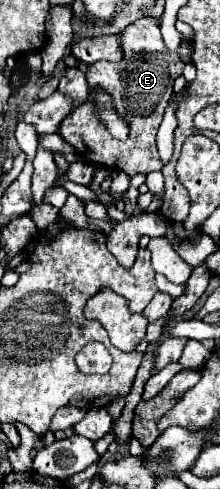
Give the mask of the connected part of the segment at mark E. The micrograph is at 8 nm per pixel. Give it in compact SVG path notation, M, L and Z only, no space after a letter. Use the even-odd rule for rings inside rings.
M142 17L124 29L122 49L124 59L120 63L92 63L86 77L98 79L98 85L106 87L110 95L124 95L124 117L130 125L130 137L124 143L112 139L110 133L102 129L98 117L94 117L90 105L76 107L74 113L64 117L58 131L66 143L70 143L78 153L84 153L82 157L86 161L108 167L112 171L124 171L128 177L134 177L138 173L146 175L150 171L162 169L162 163L156 157L156 131L170 97L170 83L174 83L174 77L182 73L184 63L164 47L160 23L150 17Z

